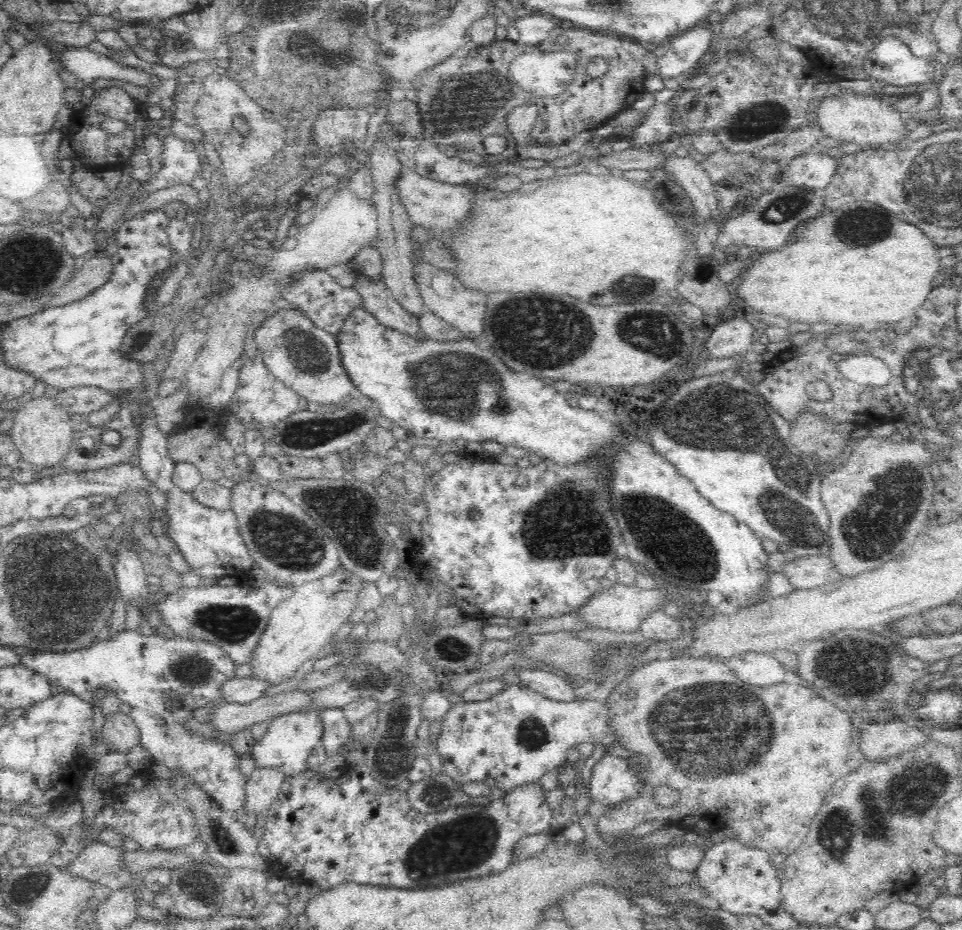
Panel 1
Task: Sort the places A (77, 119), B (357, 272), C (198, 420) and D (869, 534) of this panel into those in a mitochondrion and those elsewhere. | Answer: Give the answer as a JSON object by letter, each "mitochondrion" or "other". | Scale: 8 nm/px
{"A":"other","B":"other","C":"other","D":"mitochondrion"}

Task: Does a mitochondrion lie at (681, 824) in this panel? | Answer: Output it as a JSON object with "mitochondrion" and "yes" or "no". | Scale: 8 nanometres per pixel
{"mitochondrion":"no"}

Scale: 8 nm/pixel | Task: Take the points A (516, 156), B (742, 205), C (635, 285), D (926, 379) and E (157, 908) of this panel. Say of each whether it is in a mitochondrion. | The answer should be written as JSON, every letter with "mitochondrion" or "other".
{"A":"other","B":"mitochondrion","C":"mitochondrion","D":"mitochondrion","E":"other"}

